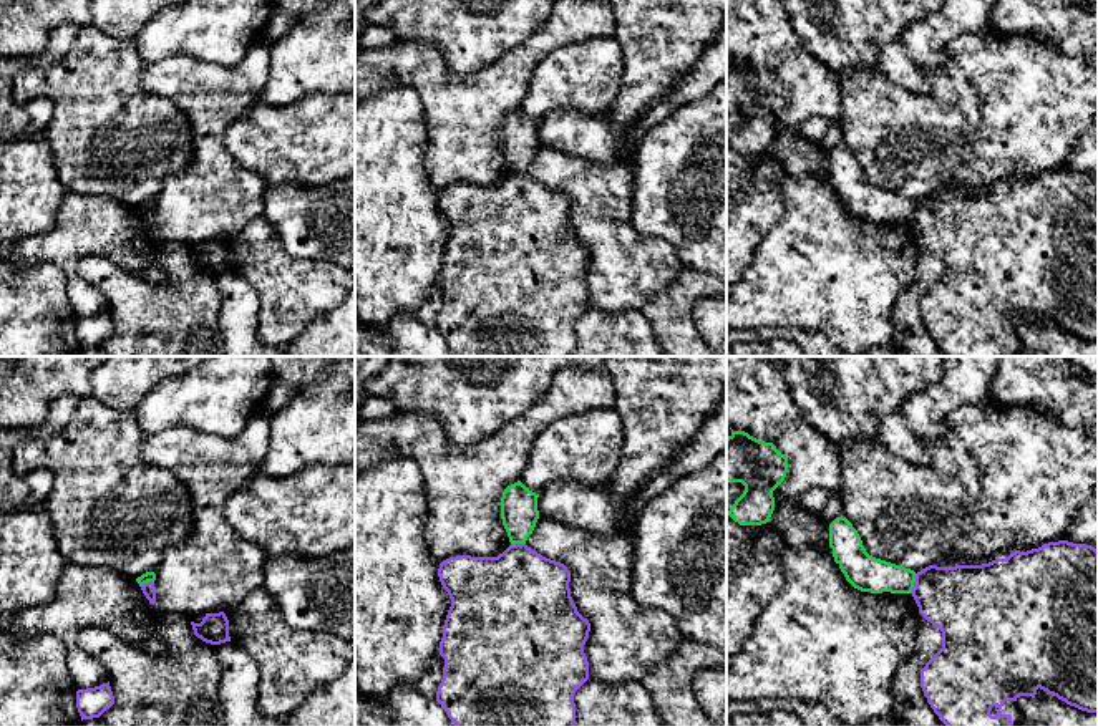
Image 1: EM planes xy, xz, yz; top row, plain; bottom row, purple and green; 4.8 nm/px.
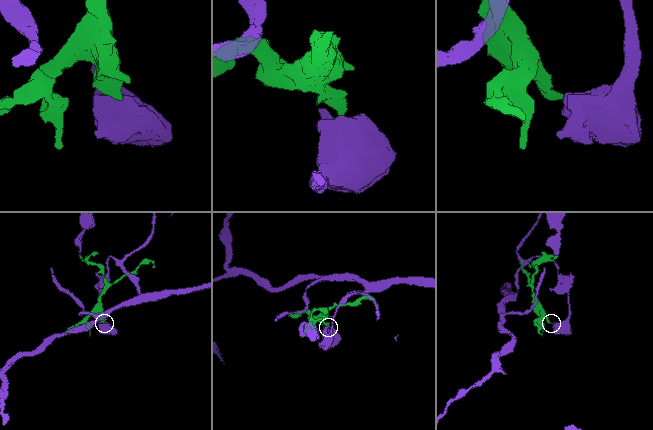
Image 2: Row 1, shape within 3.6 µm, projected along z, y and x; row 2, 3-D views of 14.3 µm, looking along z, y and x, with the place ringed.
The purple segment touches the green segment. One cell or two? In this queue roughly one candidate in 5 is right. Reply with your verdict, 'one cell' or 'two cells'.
two cells

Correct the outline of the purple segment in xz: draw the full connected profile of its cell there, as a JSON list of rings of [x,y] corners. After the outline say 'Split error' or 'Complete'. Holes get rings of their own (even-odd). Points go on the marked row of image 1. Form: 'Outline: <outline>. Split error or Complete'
Outline: [[[526,544],[509,545],[498,557],[456,555],[438,569],[451,598],[440,655],[445,658],[436,701],[454,726],[574,726],[576,691],[589,680],[584,645],[590,623],[571,597],[571,572],[561,562],[542,557]]]. Complete

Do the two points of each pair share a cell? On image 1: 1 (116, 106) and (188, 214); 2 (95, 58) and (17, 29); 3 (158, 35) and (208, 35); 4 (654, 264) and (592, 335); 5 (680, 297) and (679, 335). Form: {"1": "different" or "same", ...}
{"1": "different", "2": "different", "3": "same", "4": "different", "5": "same"}

